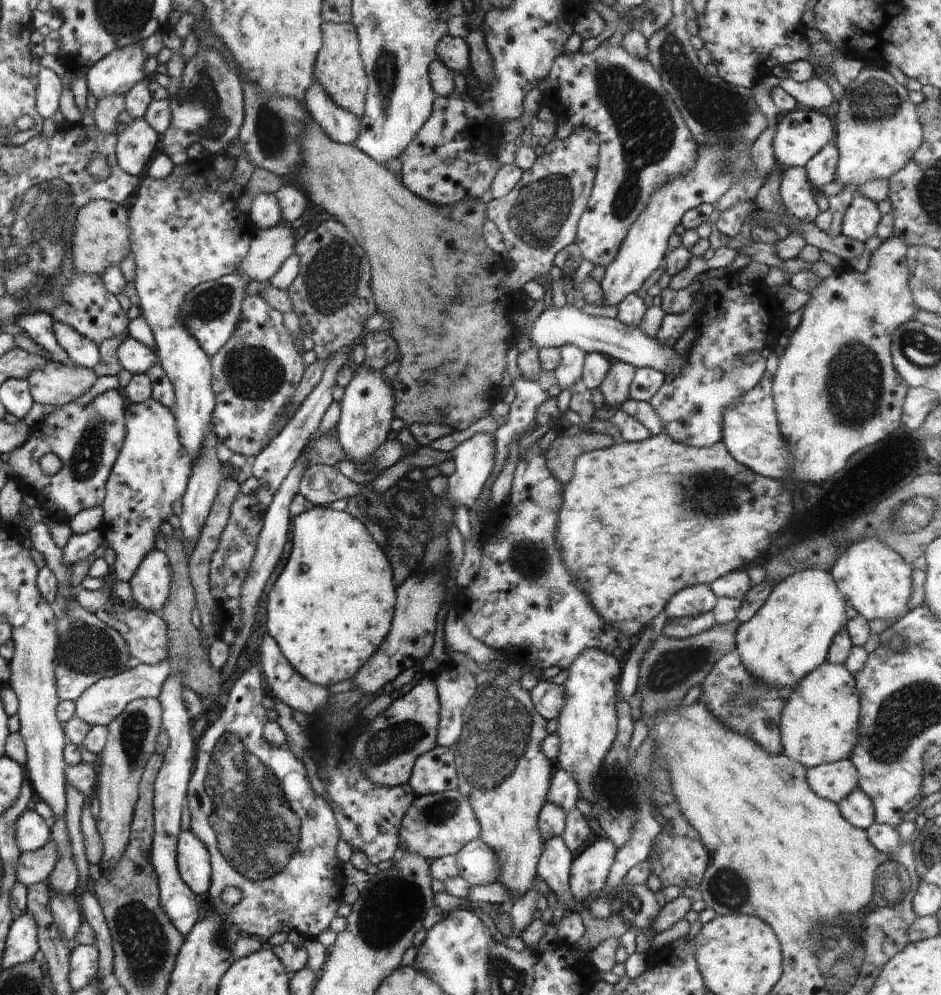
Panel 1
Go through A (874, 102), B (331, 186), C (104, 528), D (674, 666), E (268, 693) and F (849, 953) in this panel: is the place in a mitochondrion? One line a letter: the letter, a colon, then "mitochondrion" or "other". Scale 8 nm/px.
A: mitochondrion
B: other
C: other
D: mitochondrion
E: other
F: mitochondrion

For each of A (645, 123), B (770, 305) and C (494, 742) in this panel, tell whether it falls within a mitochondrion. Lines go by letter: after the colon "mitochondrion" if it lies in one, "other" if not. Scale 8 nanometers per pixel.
A: mitochondrion
B: other
C: mitochondrion

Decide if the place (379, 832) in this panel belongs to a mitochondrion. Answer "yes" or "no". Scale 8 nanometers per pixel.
no

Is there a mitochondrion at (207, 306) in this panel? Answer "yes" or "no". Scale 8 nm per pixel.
yes

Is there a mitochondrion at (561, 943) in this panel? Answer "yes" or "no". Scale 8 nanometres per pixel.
no

